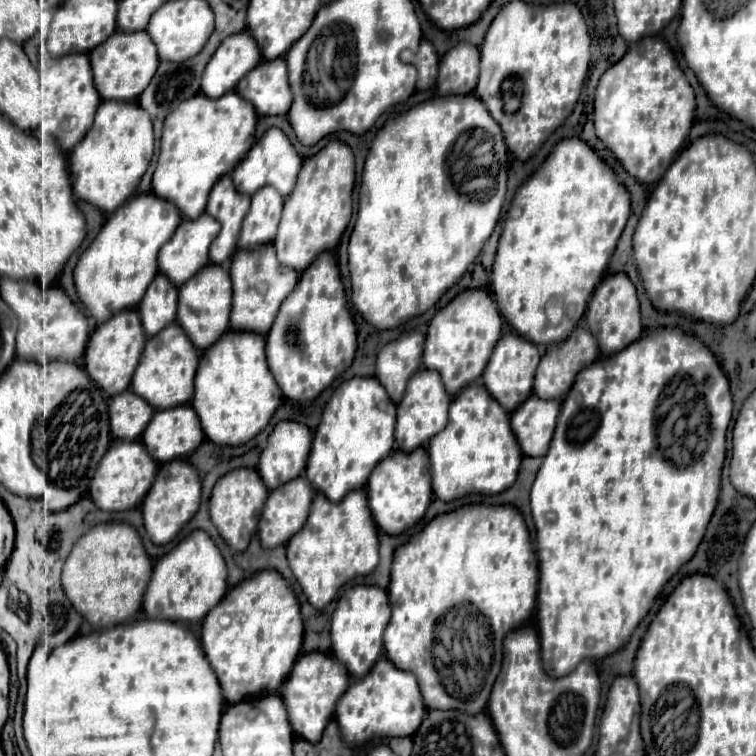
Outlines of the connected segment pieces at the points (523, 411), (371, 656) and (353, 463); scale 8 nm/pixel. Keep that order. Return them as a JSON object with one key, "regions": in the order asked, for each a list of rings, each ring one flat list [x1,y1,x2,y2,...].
{"regions":[[[530,395,530,399,526,399,526,403,518,407,518,411,510,413,510,425,514,427,516,439,524,455,546,455,550,439,554,435,558,413,558,399,538,399,536,395]],[[354,587,348,589,336,603,332,615,332,653,338,661,342,661,354,677,364,677,372,665,382,655,382,633,390,621,390,601,388,591,382,587]],[[352,377,344,381,326,403,322,421,314,433,308,459,308,479,330,501,342,501,352,489,364,489,372,469,394,449,396,403,374,377]]]}

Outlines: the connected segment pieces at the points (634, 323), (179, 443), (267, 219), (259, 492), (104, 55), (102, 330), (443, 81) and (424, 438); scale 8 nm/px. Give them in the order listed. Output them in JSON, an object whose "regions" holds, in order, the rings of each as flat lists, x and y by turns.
{"regions":[[[610,273,602,279,602,283,596,287,590,299,590,307,586,309,586,325,592,331,592,335,598,339,600,351,604,355,618,353,640,337,642,333,640,301,636,295,636,287,626,273]],[[174,407,174,411,156,411,142,443,156,461,188,457,204,441,204,431,194,415,194,407]],[[262,187,252,195,252,205,238,237,238,249,254,249,274,241,282,203,284,197,274,187]],[[250,467,232,469,226,475,222,475,218,479,218,483,214,485,214,491,210,497,210,517,212,517,212,523,216,525,218,533,222,535,222,539,232,549,244,551,248,547,250,537,256,531,262,507,266,503,266,495,268,495,268,491,266,491,266,485,262,483,262,477,258,475,256,469,250,469]],[[114,31,102,47,94,47,94,51,90,51,90,63,94,83,102,99,136,101,158,69,158,53,154,51,154,43,150,43,150,35,146,35,146,31]],[[136,309,118,311,118,315,112,315,106,323,100,323,96,331,92,333,88,347,82,347,84,355,84,369,92,377,92,381,106,391,106,395,118,395,120,391,130,387,130,379,134,373,134,367,138,365,138,359,142,355,142,347,146,345,146,333,142,327,142,321,138,317]],[[458,43,450,49,438,71,438,93,440,95,466,95,476,89,478,83,480,51,470,43]],[[426,367,418,369,414,373,414,379,410,379,406,387,406,395,398,403,398,423,396,423,396,443,402,451,412,451,420,445,426,445,438,431,446,427,448,419,448,407,450,407,450,395,442,391,442,379,434,375,434,371,426,371]]]}

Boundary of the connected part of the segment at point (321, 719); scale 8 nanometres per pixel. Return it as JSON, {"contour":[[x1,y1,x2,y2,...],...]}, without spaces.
{"contour":[[310,651,298,657,294,663,294,671,290,671,290,679,282,685,282,699,288,711,290,725,294,733,306,741,316,743,322,737,324,727,334,715,334,705,340,699,342,691,346,691,350,681,350,673,342,663,338,663,332,655,322,651]]}

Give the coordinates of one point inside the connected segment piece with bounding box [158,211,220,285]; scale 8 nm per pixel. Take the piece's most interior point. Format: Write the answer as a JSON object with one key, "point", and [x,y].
{"point":[187,251]}

